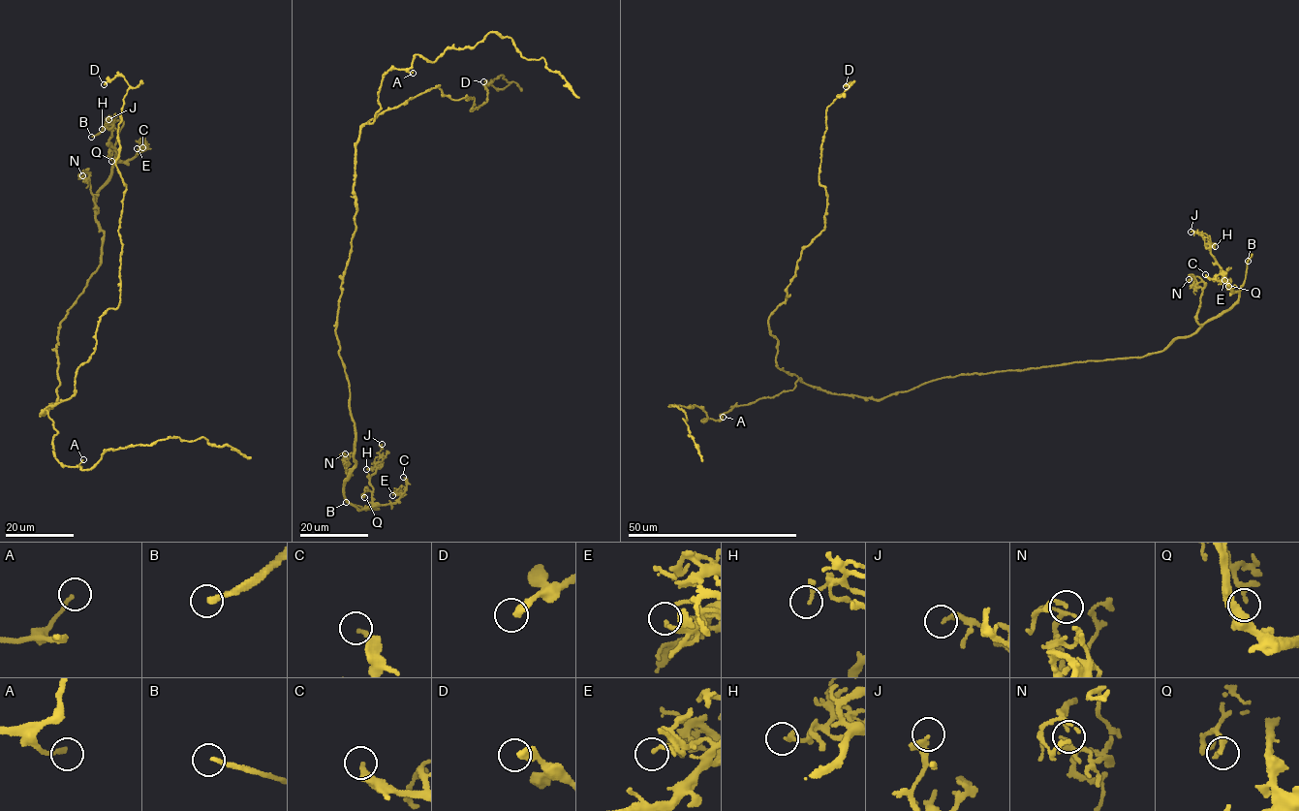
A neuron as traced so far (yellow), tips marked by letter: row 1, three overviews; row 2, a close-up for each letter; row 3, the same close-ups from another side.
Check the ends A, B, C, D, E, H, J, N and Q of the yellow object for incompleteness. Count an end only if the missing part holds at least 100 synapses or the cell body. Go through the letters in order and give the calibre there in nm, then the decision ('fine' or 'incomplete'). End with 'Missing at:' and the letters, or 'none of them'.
A: 170 nm | fine
B: 200 nm | incomplete
C: 240 nm | fine
D: 340 nm | fine
E: 150 nm | fine
H: 190 nm | fine
J: 260 nm | fine
N: 150 nm | fine
Q: 160 nm | fine
Missing at: B

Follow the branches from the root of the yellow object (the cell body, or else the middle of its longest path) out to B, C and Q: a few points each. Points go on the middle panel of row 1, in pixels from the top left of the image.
B: (355, 199), (336, 329), (355, 423), (355, 464), (344, 494), (358, 510), (378, 509), (346, 502)
C: (355, 199), (336, 329), (355, 423), (346, 500), (360, 510), (394, 503), (403, 477)
Q: (355, 199), (336, 334), (355, 423), (355, 464), (344, 495), (358, 510), (372, 505), (367, 488), (364, 497)

